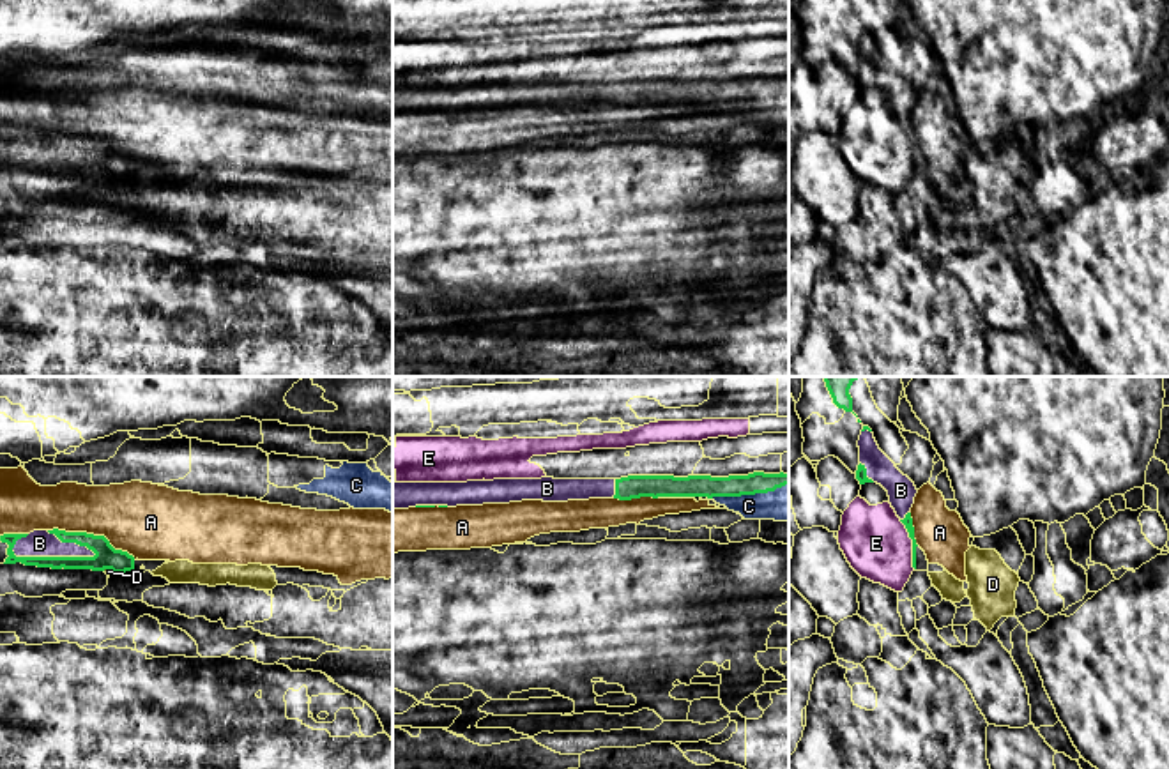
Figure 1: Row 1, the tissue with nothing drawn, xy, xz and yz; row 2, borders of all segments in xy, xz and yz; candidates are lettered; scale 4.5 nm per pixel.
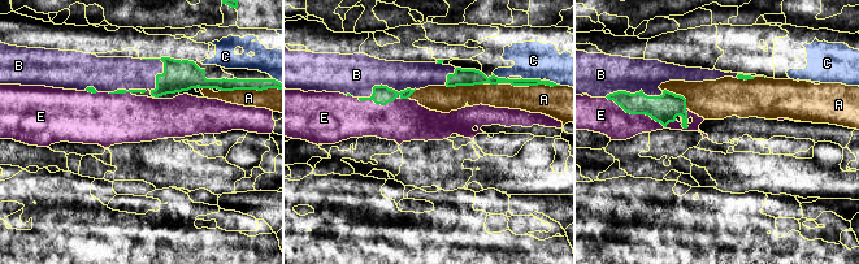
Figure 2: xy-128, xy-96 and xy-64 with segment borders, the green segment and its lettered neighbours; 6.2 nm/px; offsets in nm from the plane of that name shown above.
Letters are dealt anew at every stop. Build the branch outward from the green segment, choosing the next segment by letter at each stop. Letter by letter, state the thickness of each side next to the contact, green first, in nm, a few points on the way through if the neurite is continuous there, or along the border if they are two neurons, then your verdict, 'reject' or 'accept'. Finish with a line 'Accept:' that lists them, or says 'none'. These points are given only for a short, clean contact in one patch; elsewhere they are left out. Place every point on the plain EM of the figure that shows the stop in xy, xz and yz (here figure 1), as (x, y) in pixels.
A: 110 nm thick on the green side, 340 nm on the other; reject
B: 110 nm thick on the green side, 130 nm on the other; reject
C: 100 nm thick on the green side, 160 nm on the other; reject
D: 110 nm thick on the green side, 30 nm on the other; border along xy (103, 174), (115, 177); reject
E: 50 nm thick on the green side, 300 nm on the other; reject
Accept: none

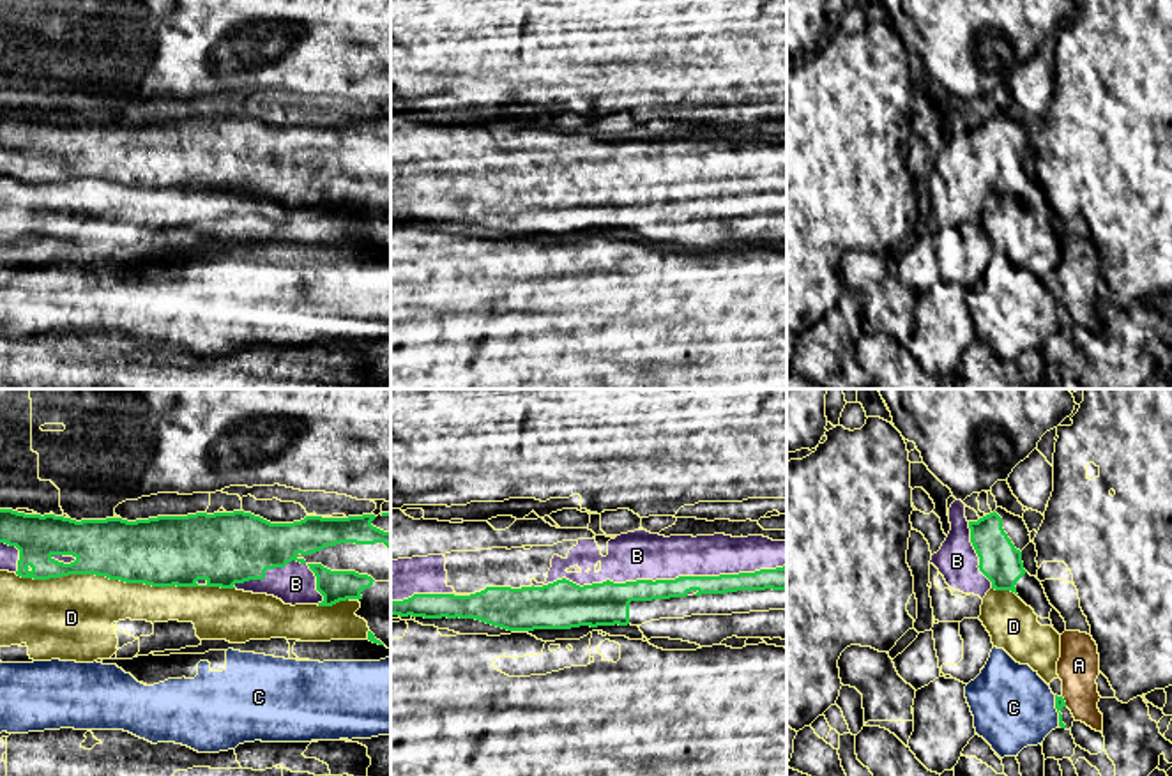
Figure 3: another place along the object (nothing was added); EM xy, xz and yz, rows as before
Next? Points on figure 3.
A: 50 nm thick on the green side, 190 nm on the other; reject
B: 190 nm thick on the green side, 220 nm on the other; accept
C: 50 nm thick on the green side, 380 nm on the other; reject
D: 320 nm thick on the green side, 340 nm on the other; reject
Accept: B

